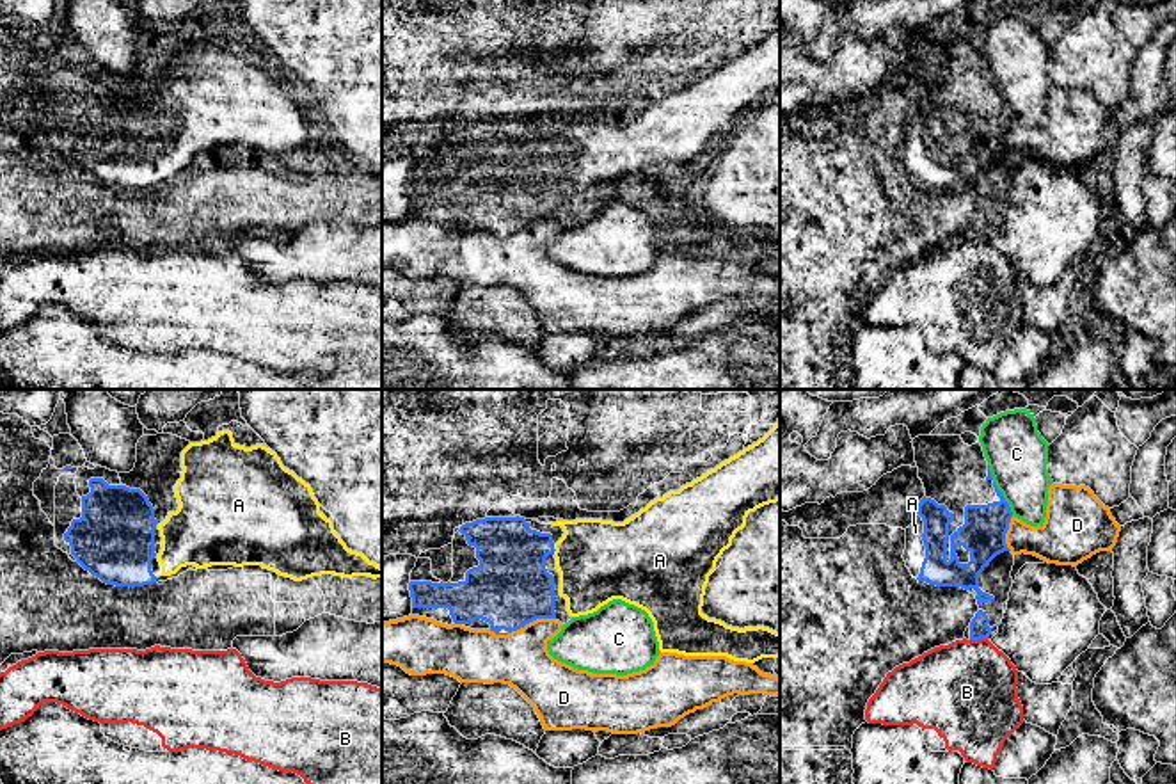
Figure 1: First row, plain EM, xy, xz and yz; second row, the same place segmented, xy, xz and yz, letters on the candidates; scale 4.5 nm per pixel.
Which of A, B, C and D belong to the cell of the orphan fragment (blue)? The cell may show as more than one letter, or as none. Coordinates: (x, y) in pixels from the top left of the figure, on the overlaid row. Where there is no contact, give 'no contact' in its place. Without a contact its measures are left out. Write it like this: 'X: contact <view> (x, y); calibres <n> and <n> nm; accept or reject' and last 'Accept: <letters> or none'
A: contact xz (555, 550); calibres 340 and 360 nm; accept
B: contact yz (977, 639); calibres 90 and 460 nm; reject
C: contact yz (997, 489); calibres 200 and 280 nm; reject
D: contact xz (521, 626); calibres 360 and 260 nm; reject
Accept: A

